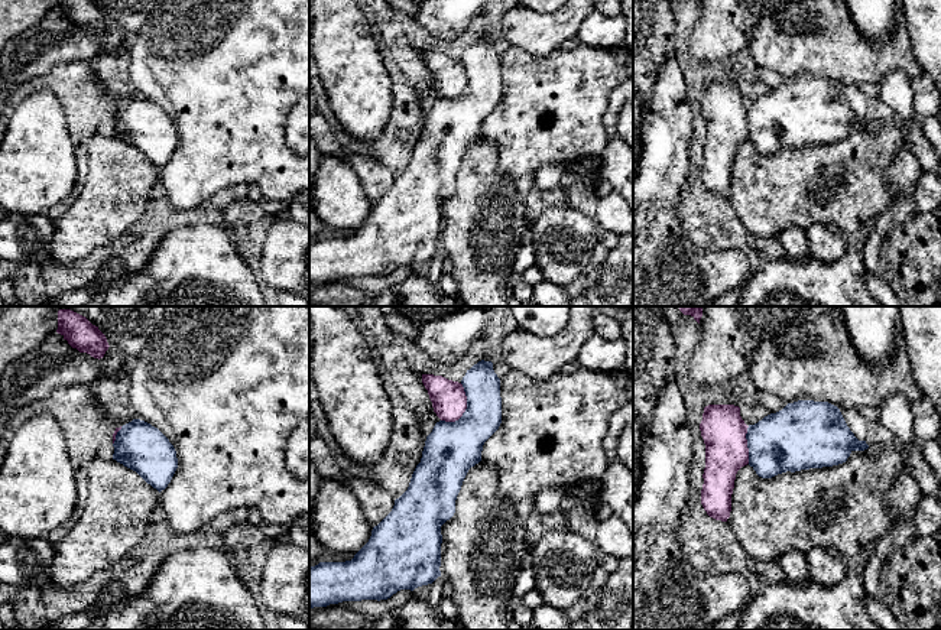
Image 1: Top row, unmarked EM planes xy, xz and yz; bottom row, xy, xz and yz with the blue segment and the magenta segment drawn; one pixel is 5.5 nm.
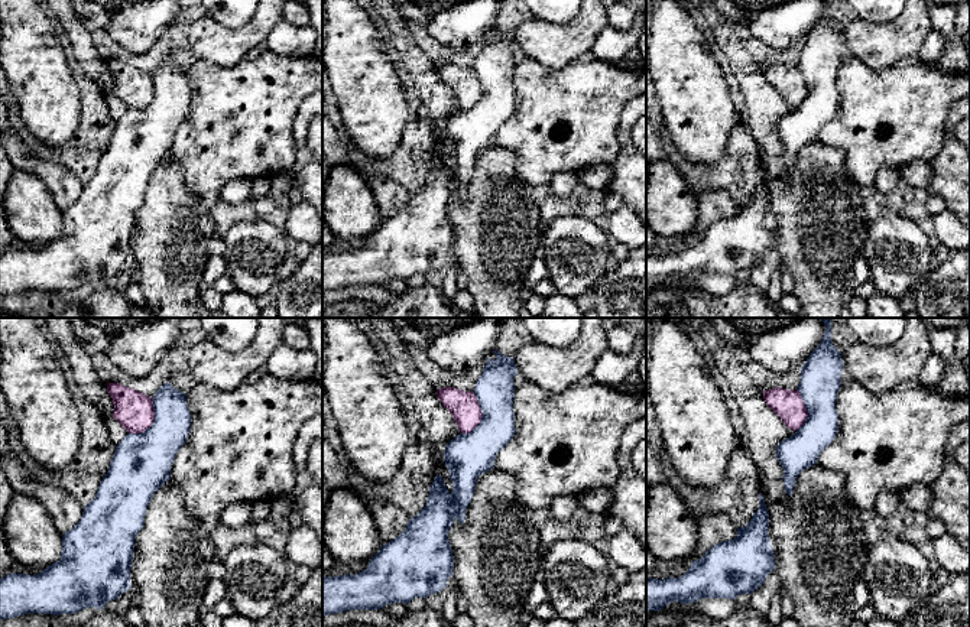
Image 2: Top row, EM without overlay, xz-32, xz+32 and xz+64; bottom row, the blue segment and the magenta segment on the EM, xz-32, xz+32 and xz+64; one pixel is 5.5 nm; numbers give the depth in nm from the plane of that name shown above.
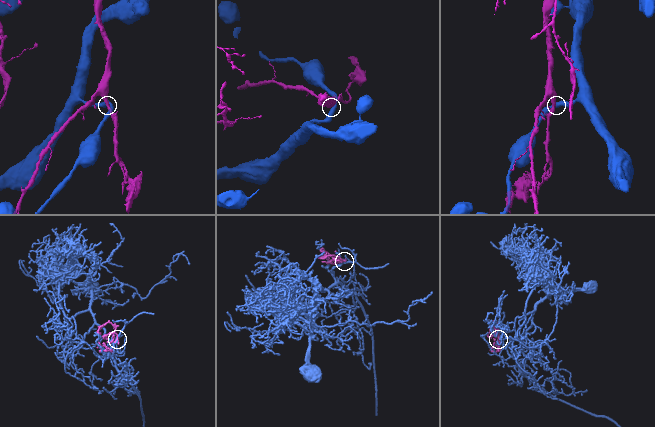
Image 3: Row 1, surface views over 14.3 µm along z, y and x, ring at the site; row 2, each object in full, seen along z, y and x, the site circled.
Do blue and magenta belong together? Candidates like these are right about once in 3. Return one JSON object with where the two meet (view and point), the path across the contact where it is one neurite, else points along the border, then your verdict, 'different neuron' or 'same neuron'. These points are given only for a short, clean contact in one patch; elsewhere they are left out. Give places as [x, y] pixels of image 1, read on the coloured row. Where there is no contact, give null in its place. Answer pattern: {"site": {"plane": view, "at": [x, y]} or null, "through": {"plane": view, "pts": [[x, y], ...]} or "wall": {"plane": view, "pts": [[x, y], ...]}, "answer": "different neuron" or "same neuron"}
{"site": {"plane": "xz", "at": [466, 409]}, "answer": "different neuron"}

